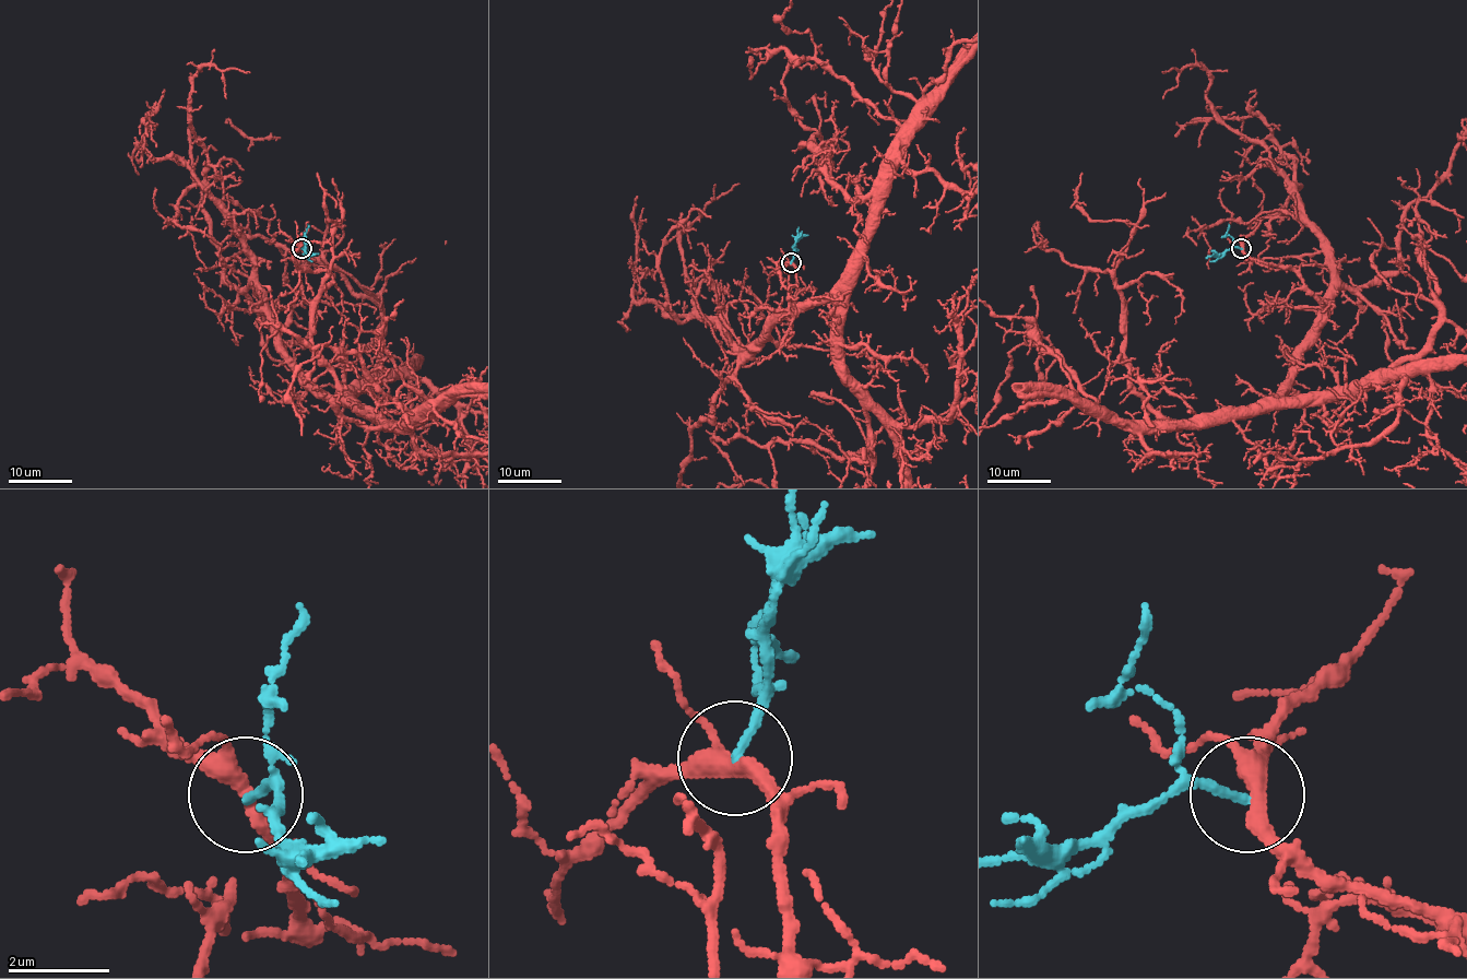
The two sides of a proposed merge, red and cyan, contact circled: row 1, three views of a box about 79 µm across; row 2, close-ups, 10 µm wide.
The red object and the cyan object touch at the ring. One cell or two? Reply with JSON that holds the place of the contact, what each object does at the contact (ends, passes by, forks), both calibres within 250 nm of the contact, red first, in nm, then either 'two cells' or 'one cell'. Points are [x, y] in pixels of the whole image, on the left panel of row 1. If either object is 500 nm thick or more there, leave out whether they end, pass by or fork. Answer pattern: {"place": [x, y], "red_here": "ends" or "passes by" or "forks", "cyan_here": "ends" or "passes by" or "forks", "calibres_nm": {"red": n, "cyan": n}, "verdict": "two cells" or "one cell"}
{"place": [302, 248], "red_here": "forks", "cyan_here": "ends", "calibres_nm": {"red": 300, "cyan": 180}, "verdict": "two cells"}

